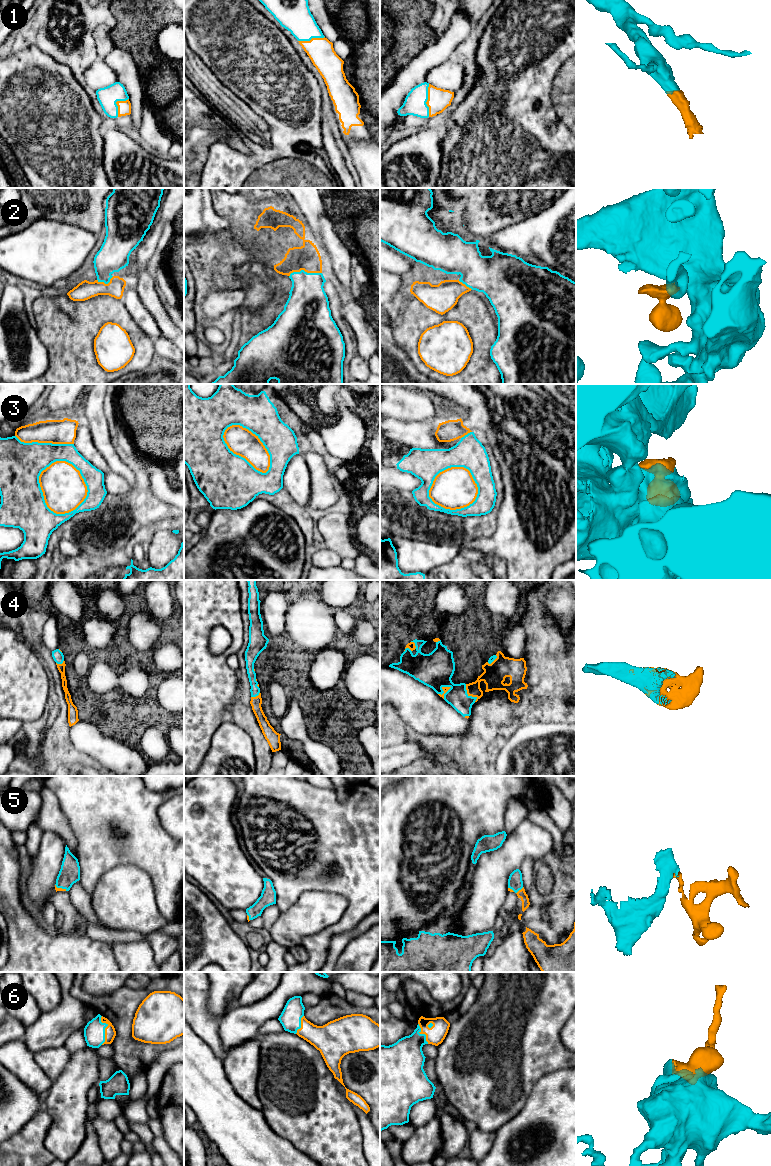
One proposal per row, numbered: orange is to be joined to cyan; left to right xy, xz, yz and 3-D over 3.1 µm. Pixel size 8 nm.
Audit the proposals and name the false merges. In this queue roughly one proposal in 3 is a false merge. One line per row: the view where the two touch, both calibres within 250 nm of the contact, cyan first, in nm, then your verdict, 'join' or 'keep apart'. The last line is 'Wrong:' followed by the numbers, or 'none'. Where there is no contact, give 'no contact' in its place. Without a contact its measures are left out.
1: meets cyan in yz; 180 nm thick on the cyan side, 180 nm on the other; join
2: meets cyan in xz; 320 nm thick on the cyan side, 200 nm on the other; join
3: meets cyan in xy; 360 nm thick on the cyan side, 340 nm on the other; keep apart
4: meets cyan in yz; 170 nm thick on the cyan side, 180 nm on the other; join
5: meets cyan in yz; 120 nm thick on the cyan side, 70 nm on the other; join
6: meets cyan in xy; 180 nm thick on the cyan side, 90 nm on the other; join
Wrong: 3

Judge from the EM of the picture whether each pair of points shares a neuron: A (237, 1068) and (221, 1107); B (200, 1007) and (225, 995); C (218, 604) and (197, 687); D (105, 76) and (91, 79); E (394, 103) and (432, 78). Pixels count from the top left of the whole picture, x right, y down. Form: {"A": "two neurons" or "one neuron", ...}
{"A": "two neurons", "B": "two neurons", "C": "one neuron", "D": "one neuron", "E": "two neurons"}

